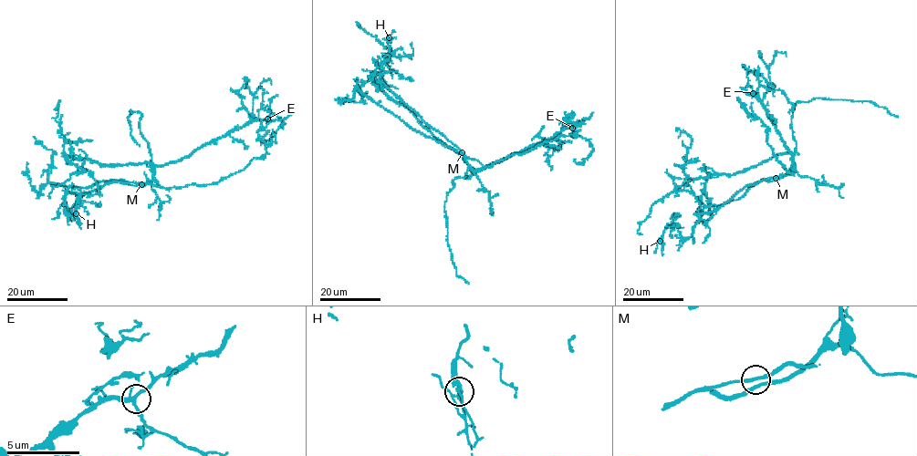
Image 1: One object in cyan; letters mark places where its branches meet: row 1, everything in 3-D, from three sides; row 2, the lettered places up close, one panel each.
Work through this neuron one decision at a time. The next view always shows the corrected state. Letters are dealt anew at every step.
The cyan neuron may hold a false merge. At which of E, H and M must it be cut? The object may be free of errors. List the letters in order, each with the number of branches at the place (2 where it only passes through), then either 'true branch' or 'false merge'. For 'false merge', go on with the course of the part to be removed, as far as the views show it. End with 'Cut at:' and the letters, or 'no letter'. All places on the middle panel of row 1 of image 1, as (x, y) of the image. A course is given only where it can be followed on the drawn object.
E: 4 | true branch
H: 4 | true branch
M: 4 | true branch
Cut at: no letter

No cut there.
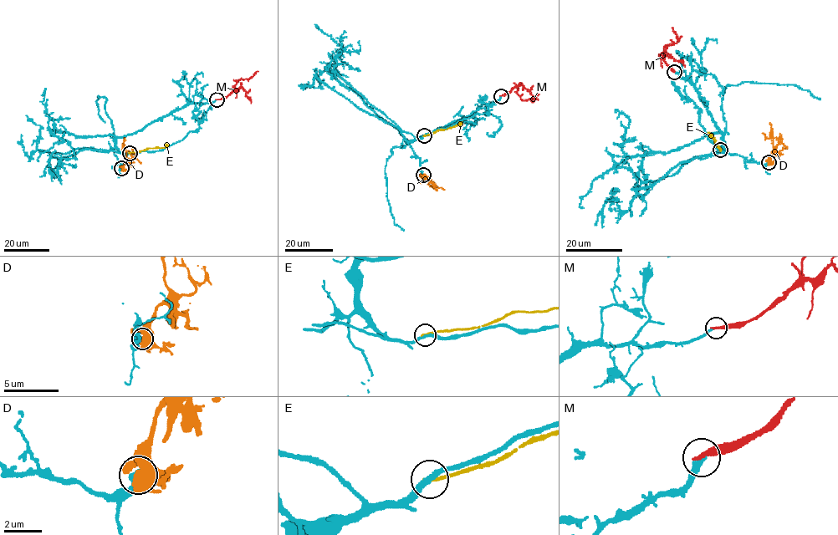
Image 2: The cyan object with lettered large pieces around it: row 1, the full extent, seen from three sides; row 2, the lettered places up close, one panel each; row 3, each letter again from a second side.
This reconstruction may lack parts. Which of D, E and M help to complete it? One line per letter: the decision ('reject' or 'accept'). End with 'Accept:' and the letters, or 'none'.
D: reject
E: reject
M: accept
Accept: M

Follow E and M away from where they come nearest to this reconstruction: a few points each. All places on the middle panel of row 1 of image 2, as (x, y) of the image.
E: (424, 135), (454, 126), (460, 121)
M: (501, 96), (515, 86), (523, 101), (539, 94)

